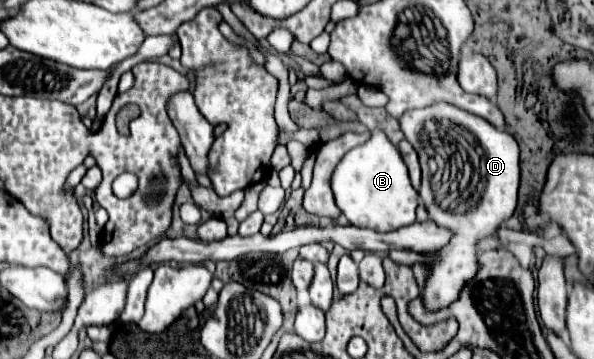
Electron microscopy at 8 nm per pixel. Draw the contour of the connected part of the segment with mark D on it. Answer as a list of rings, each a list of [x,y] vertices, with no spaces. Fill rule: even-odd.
[[[443,101],[441,105],[435,105],[435,107],[405,111],[399,117],[399,127],[401,131],[411,131],[407,139],[419,155],[419,163],[423,171],[423,185],[419,195],[425,203],[429,219],[437,223],[439,227],[453,231],[455,237],[445,247],[433,253],[391,251],[389,257],[395,263],[403,263],[409,267],[413,265],[425,267],[427,277],[421,291],[421,299],[427,311],[439,311],[455,303],[459,299],[461,289],[467,285],[467,281],[471,281],[479,273],[477,243],[481,239],[493,237],[499,225],[515,213],[517,189],[519,189],[519,145],[509,133],[495,129],[483,117],[477,117],[469,111],[457,109],[455,105],[443,103]],[[465,153],[467,153],[467,159],[461,159],[461,155]],[[431,179],[443,181],[443,185],[433,185],[433,189],[439,195],[447,197],[447,201],[439,201],[441,205],[449,205],[451,209],[455,209],[453,205],[455,203],[459,205],[459,193],[461,193],[461,201],[465,203],[465,207],[471,205],[471,199],[475,199],[473,207],[467,207],[465,213],[441,209],[441,205],[435,201],[435,195],[431,191]],[[451,181],[457,181],[457,183],[453,185]],[[463,181],[469,181],[469,183],[463,185]]]

